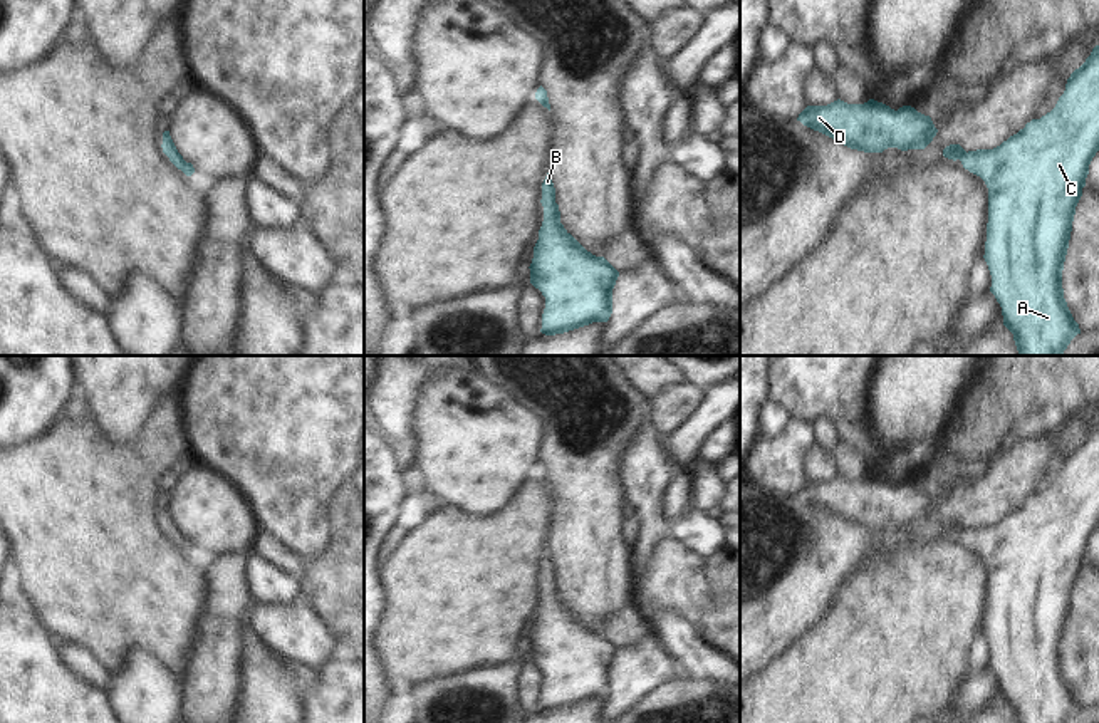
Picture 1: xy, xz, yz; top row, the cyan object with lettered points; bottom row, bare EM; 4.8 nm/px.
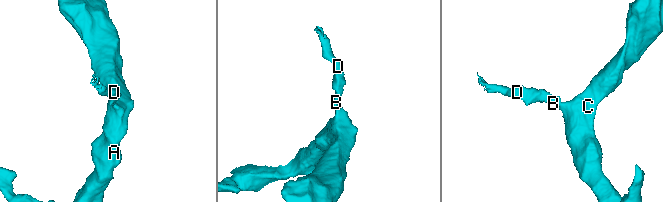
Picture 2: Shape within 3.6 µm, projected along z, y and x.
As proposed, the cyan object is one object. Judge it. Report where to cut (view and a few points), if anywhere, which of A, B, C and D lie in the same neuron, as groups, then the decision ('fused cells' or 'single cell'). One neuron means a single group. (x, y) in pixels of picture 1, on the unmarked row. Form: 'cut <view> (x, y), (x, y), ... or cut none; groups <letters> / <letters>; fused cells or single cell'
cut none; groups A B C D; single cell

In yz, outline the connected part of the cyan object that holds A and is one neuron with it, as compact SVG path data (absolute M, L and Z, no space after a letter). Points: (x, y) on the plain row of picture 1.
M1099 421L1067 455L1055 483L1032 495L1017 510L993 525L965 527L960 520L943 525L948 535L960 535L963 544L980 552L988 564L988 599L985 637L992 651L990 668L1002 683L1003 701L1013 710L1017 723L1067 723L1081 710L1062 664L1062 646L1069 624L1076 582L1082 572L1089 540L1099 527Z

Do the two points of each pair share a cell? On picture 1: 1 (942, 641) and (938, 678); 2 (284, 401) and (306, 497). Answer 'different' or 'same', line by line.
1: same
2: same

